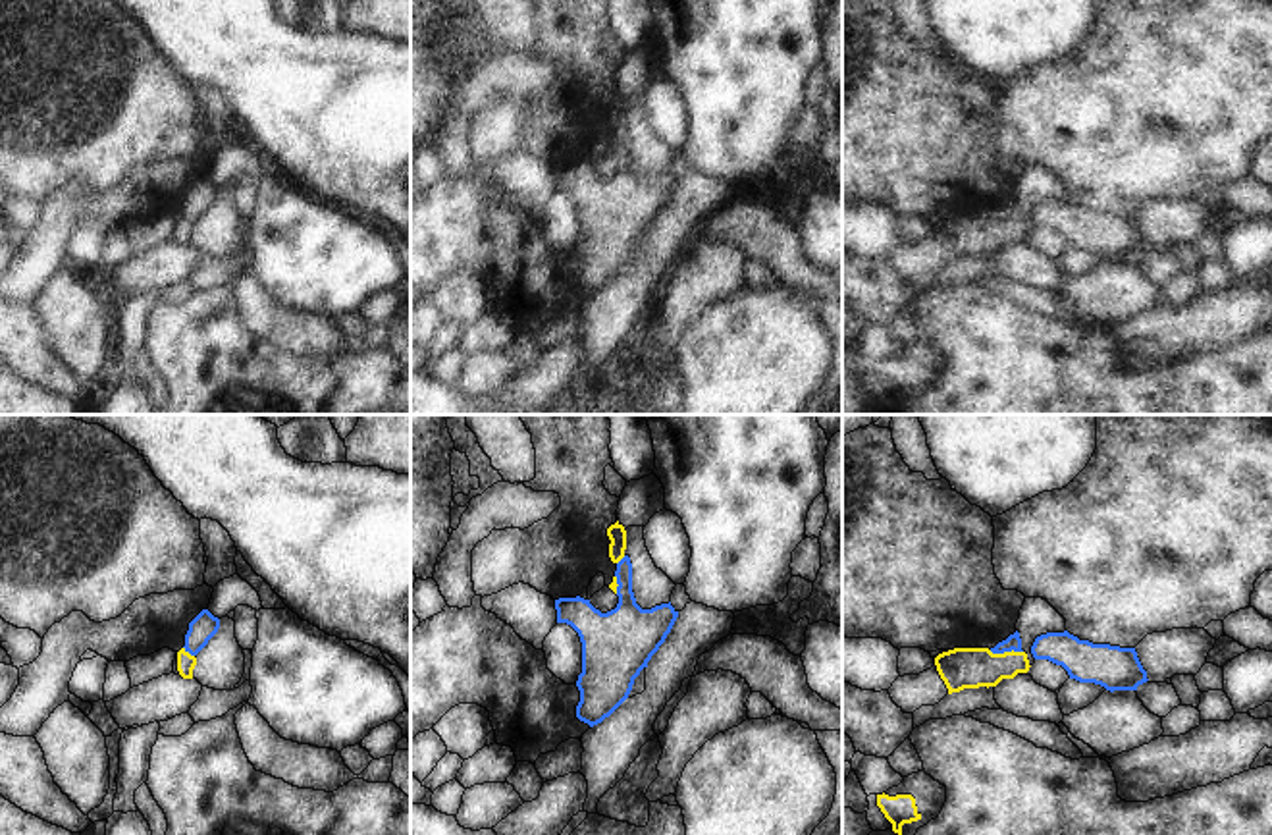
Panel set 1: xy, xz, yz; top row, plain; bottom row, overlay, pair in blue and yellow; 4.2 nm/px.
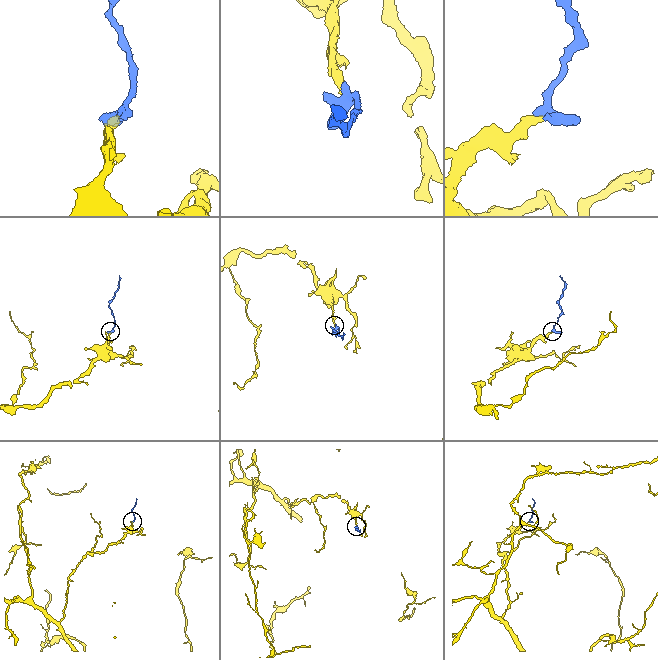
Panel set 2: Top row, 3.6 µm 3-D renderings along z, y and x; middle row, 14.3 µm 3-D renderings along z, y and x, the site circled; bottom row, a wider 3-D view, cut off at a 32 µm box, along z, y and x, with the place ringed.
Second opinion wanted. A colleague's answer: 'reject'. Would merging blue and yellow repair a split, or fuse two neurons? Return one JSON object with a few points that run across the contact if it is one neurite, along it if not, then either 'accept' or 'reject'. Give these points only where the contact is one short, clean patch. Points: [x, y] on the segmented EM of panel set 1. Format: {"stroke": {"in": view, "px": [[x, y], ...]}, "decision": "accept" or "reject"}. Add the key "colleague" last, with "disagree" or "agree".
{"stroke": {"in": "yz", "px": [[989, 650], [1022, 652]]}, "decision": "reject", "colleague": "agree"}

